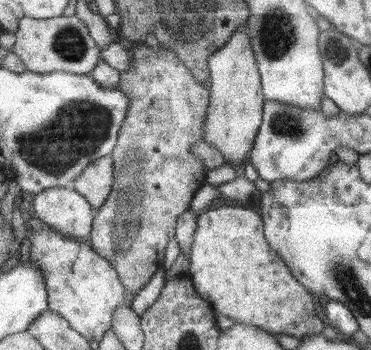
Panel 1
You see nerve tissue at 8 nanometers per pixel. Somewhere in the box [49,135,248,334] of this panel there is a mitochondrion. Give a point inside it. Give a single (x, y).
(122, 226)

